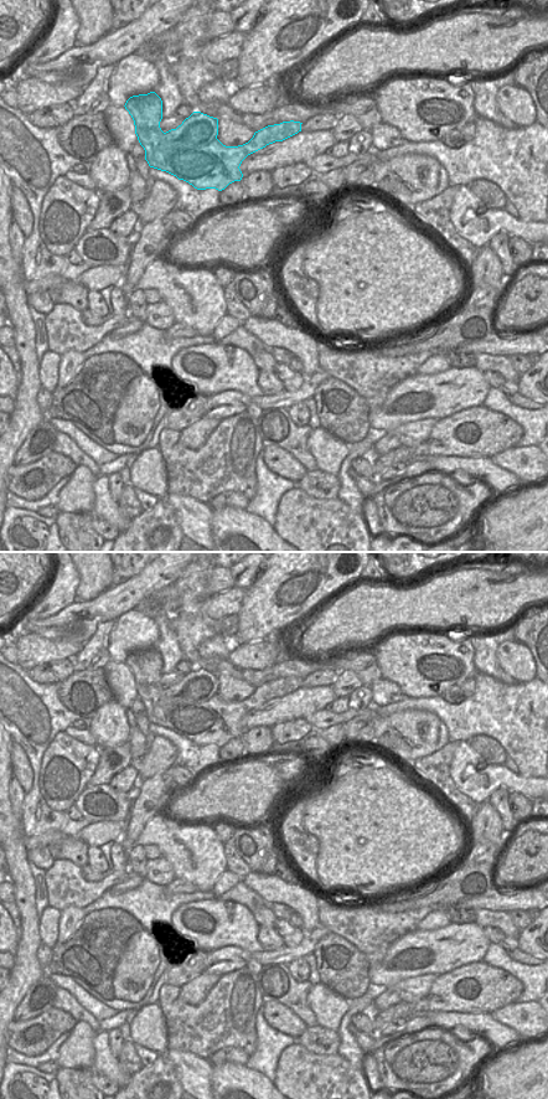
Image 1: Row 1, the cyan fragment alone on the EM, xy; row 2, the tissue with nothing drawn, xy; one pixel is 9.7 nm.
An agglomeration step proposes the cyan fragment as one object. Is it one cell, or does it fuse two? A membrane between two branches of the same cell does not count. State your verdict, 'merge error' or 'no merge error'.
merge error

